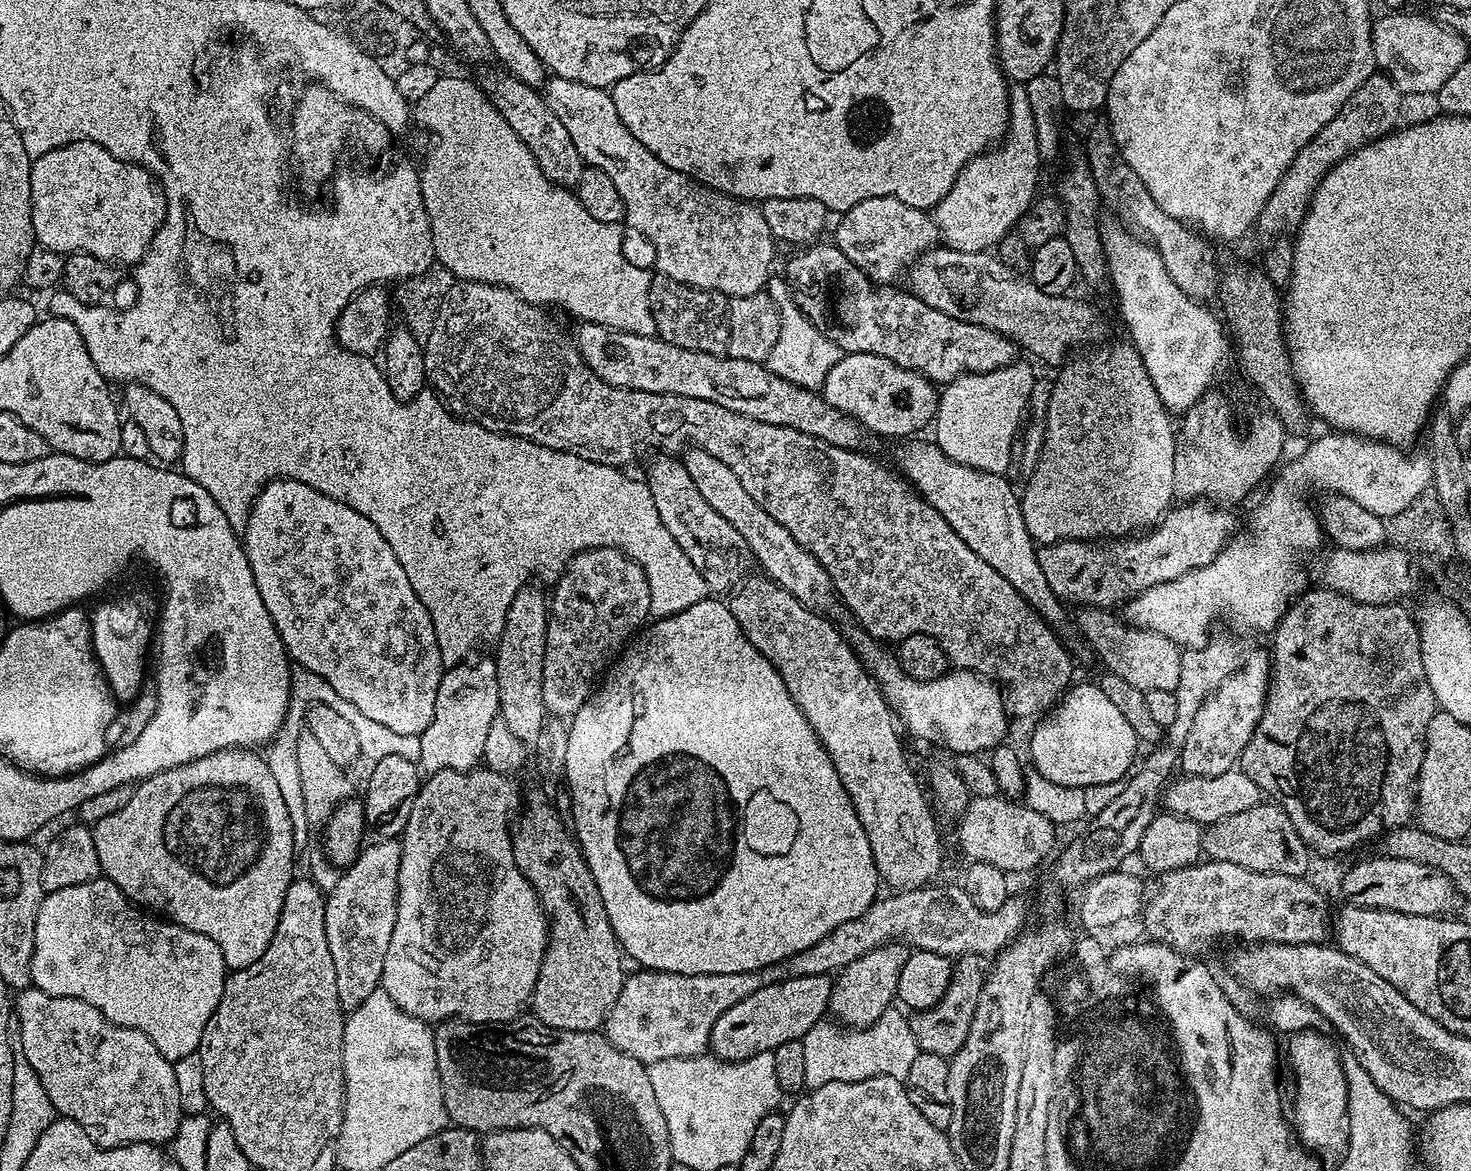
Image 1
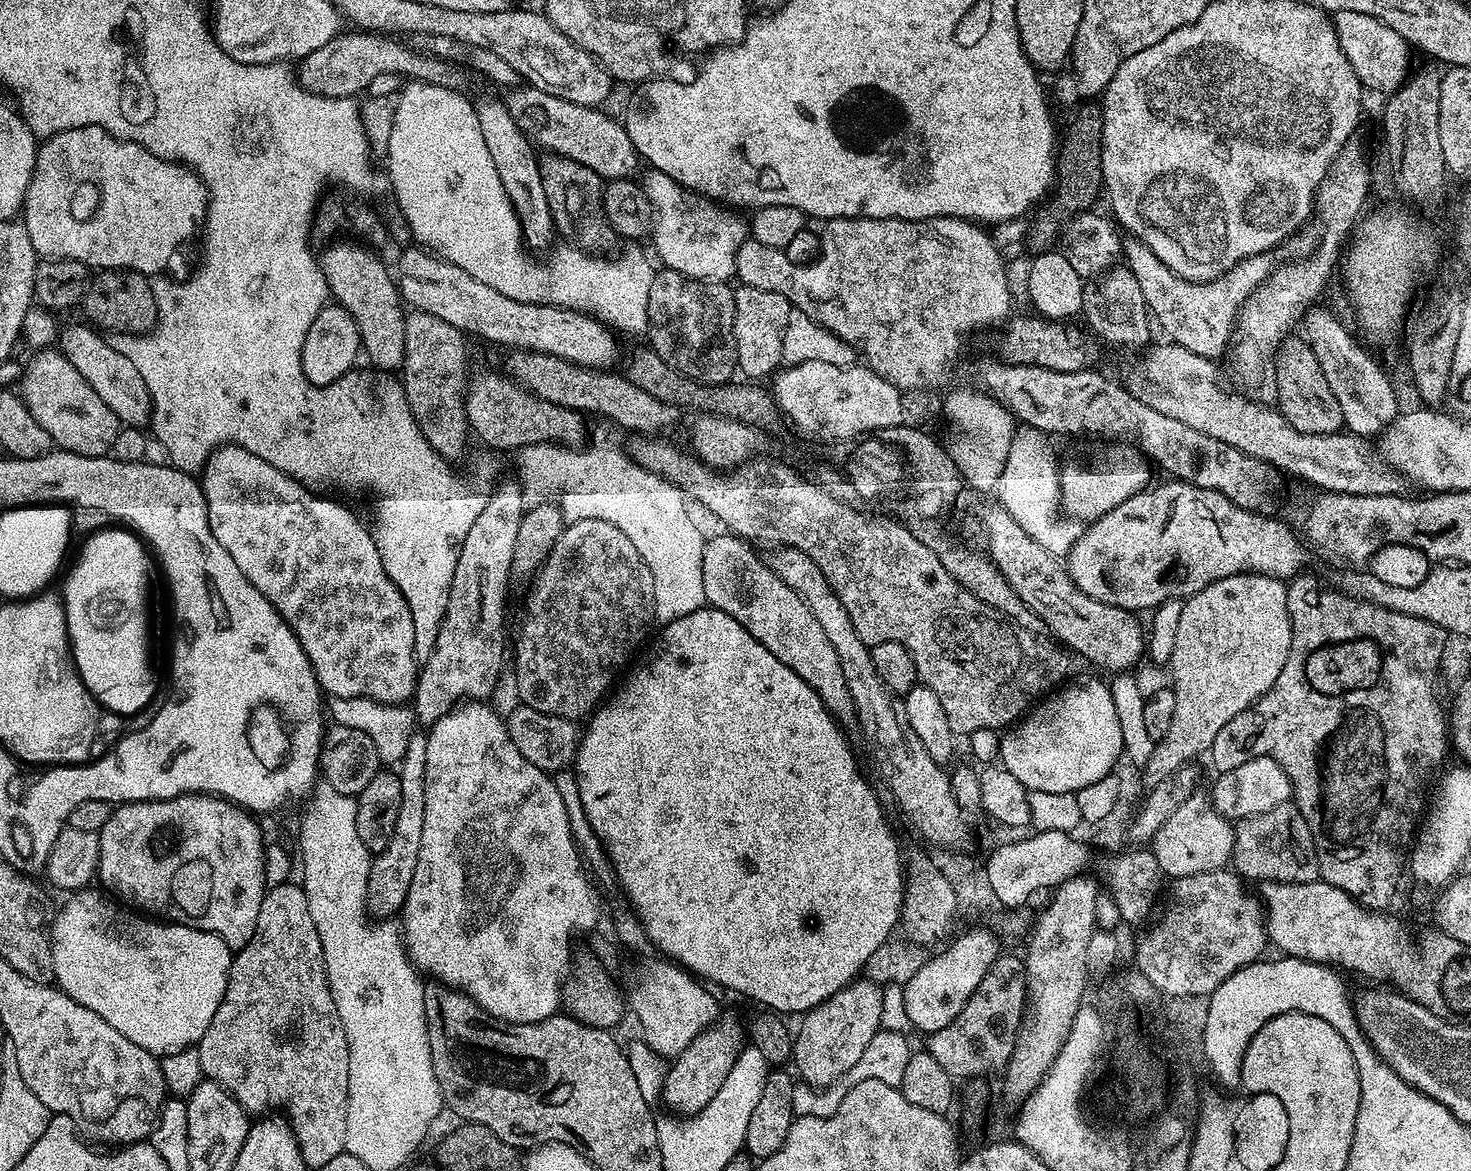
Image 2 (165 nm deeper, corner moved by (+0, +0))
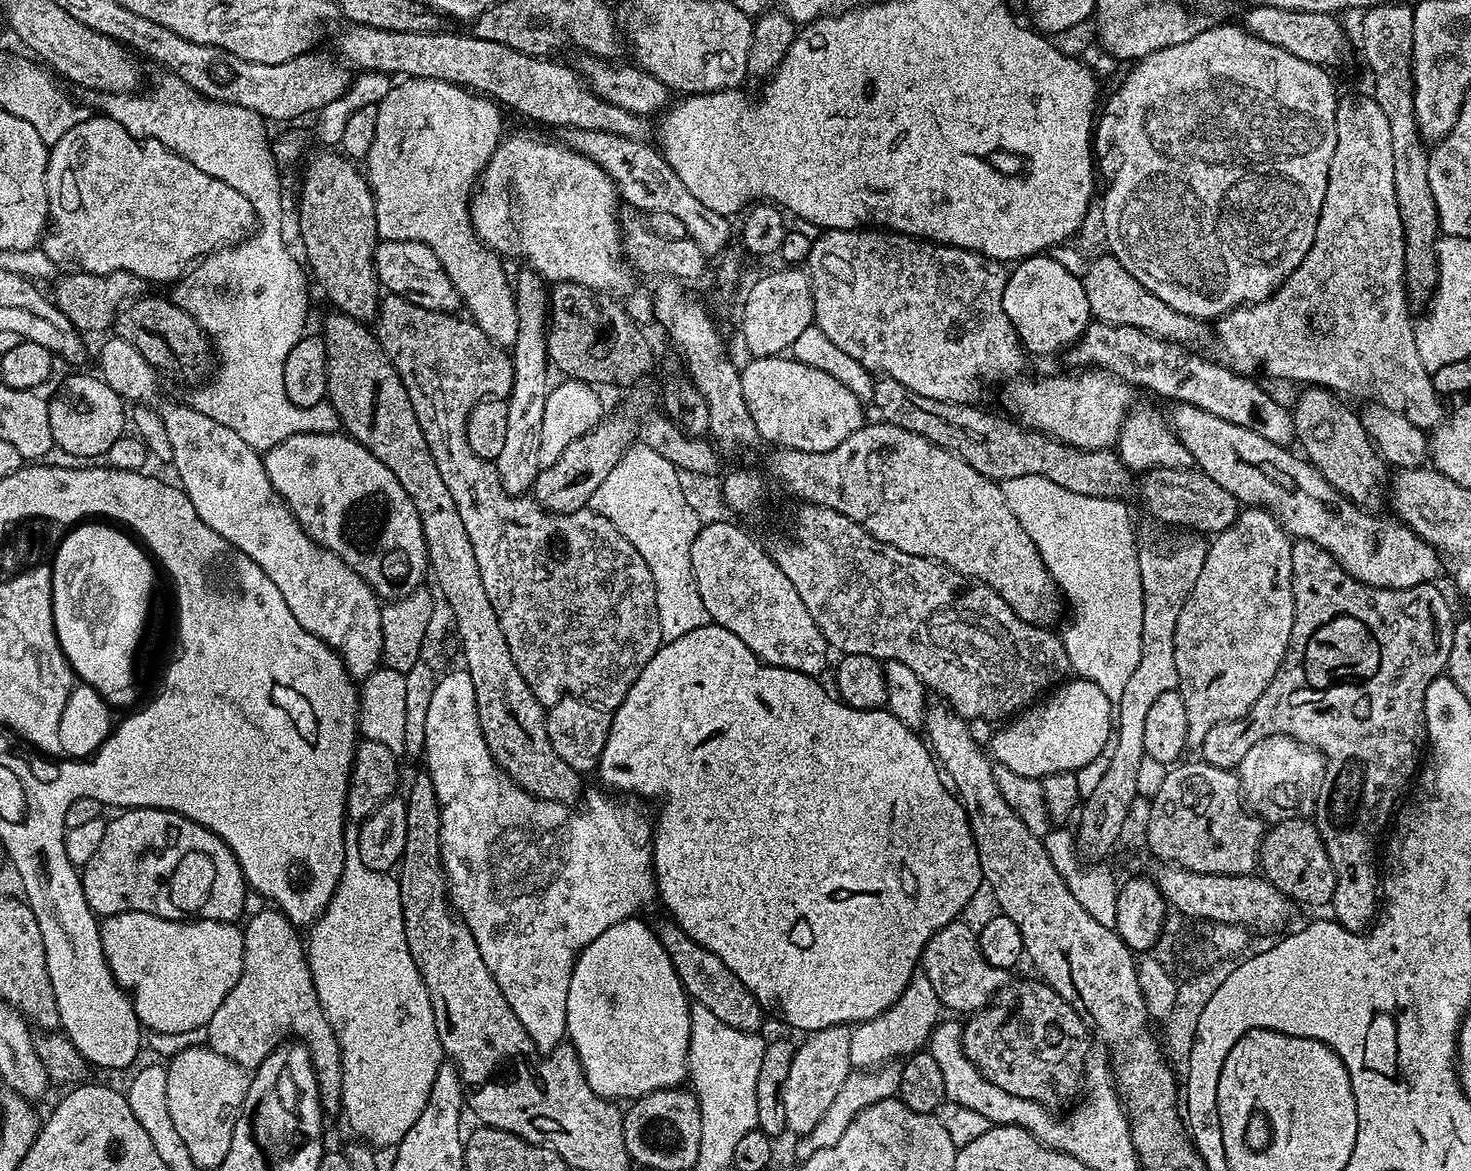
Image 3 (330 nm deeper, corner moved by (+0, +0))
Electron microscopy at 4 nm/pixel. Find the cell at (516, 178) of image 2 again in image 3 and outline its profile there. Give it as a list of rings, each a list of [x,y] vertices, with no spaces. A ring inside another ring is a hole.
[[[527,270],[528,272],[520,272],[517,276],[514,276],[514,295],[516,298],[516,313],[518,314],[518,338],[515,343],[512,344],[510,349],[510,355],[512,358],[512,365],[515,368],[514,372],[514,382],[512,383],[512,393],[506,397],[506,403],[508,410],[506,412],[506,439],[502,446],[502,454],[498,454],[498,458],[494,461],[498,474],[500,475],[500,481],[502,486],[509,492],[510,495],[514,497],[521,497],[525,494],[531,493],[532,484],[538,478],[540,469],[542,467],[540,462],[540,455],[542,454],[542,418],[546,415],[546,398],[550,391],[550,383],[548,384],[548,368],[550,372],[550,361],[548,359],[548,301],[550,299],[550,288],[546,283],[543,276],[535,270]]]

